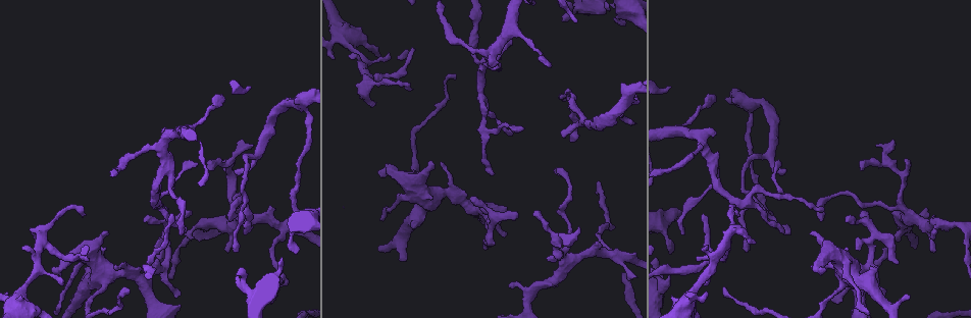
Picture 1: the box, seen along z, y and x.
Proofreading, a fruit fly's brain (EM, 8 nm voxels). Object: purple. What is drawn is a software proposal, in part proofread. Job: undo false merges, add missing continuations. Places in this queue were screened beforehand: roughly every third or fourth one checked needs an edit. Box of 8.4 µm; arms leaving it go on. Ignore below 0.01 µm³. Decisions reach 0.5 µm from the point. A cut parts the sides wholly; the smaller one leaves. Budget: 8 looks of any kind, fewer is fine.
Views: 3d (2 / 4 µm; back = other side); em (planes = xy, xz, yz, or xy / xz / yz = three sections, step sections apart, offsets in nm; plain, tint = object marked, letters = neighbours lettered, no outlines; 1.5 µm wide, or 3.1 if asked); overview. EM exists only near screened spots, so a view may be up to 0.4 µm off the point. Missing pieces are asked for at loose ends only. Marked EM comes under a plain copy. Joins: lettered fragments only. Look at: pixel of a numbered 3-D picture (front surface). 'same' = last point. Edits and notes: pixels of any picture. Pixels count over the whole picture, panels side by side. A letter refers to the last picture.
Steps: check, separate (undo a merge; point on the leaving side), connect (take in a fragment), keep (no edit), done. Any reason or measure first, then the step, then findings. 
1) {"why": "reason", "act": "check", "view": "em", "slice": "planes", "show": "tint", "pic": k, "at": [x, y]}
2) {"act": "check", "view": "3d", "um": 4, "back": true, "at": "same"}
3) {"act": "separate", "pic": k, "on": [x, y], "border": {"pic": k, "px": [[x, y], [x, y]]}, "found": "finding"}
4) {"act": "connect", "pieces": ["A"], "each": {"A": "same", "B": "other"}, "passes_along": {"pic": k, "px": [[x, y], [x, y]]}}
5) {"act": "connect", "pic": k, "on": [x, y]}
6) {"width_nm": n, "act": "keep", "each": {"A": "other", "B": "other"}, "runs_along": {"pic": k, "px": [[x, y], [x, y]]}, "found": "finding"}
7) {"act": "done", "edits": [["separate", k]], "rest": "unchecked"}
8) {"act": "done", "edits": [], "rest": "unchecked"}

{"act": "check", "view": "em", "slice": "planes", "show": "letters", "pic": 1, "at": [503, 231]}

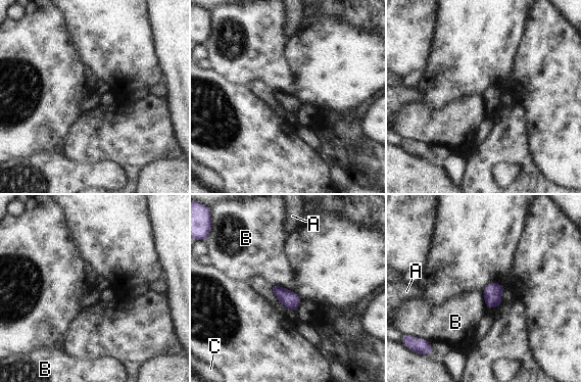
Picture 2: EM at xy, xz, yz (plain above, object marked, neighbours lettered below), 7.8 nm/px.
{"act": "keep", "each": {"A": "other", "B": "other", "C": "other"}, "border": {"pic": 2, "px": [[271, 285], [279, 285], [291, 291]]}, "found": "no lettered fragment goes on from it"}

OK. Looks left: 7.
{"why": "branch stops here", "act": "check", "view": "3d", "um": 4, "pic": 1, "at": [23, 249]}

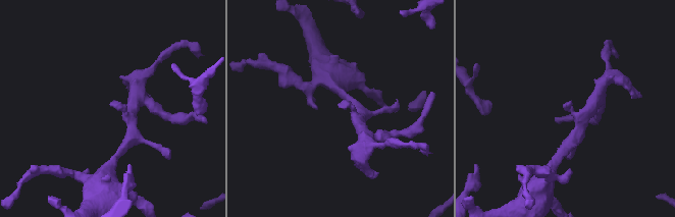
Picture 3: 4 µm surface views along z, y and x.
{"act": "check", "view": "em", "slice": "planes", "show": "tint", "pic": 3, "at": [565, 105]}

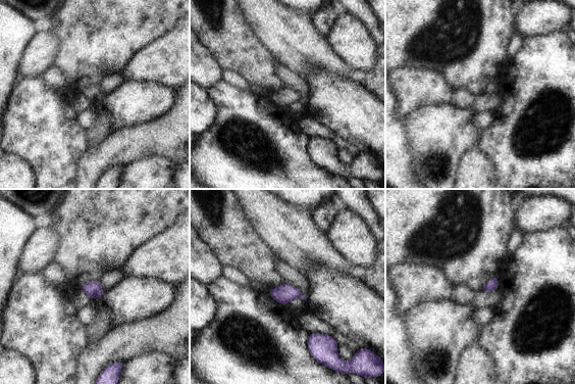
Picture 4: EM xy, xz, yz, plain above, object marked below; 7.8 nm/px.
{"act": "check", "view": "em", "slice": "planes", "show": "letters", "at": "same"}

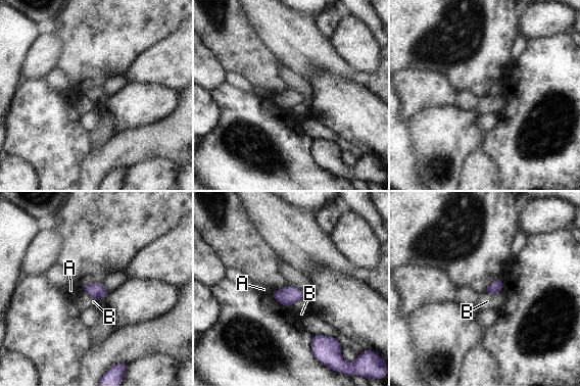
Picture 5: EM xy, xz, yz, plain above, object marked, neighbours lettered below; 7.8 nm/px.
{"act": "keep", "each": {"A": "other", "B": "other"}, "found": "none of them fits"}

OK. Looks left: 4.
{"why": "tapers out", "act": "check", "view": "3d", "um": 4, "back": true, "pic": 1, "at": [713, 94]}

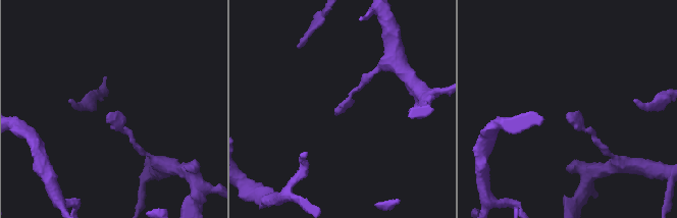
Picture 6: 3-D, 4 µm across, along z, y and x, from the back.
{"act": "check", "view": "em", "slice": "xy", "step": 8, "show": "letters", "pic": 6, "at": [108, 113]}

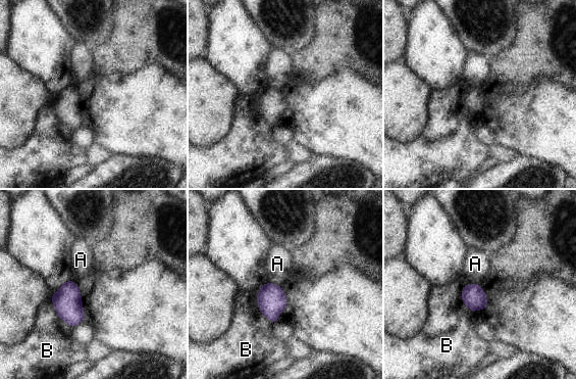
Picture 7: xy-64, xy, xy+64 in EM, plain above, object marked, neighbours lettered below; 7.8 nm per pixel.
{"act": "keep", "each": {"A": "other", "B": "other"}, "border": {"pic": 7, "px": [[51, 294], [56, 314], [71, 328]]}, "found": "no lettered fragment goes on from it"}

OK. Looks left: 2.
{"act": "done", "edits": [], "rest": "unchecked"}

